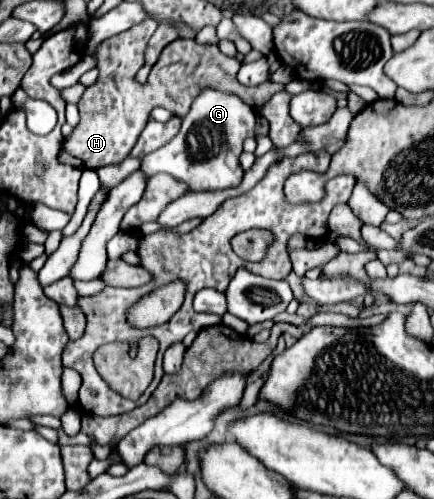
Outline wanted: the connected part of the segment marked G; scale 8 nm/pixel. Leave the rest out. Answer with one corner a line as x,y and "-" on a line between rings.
203,88
193,100
191,110
181,118
181,130
177,136
153,154
147,154
139,170
145,178
165,172
177,182
187,184
189,190
201,192
237,186
243,178
243,168
239,164
243,142
245,138
255,138
255,126
257,112
239,96
215,88

